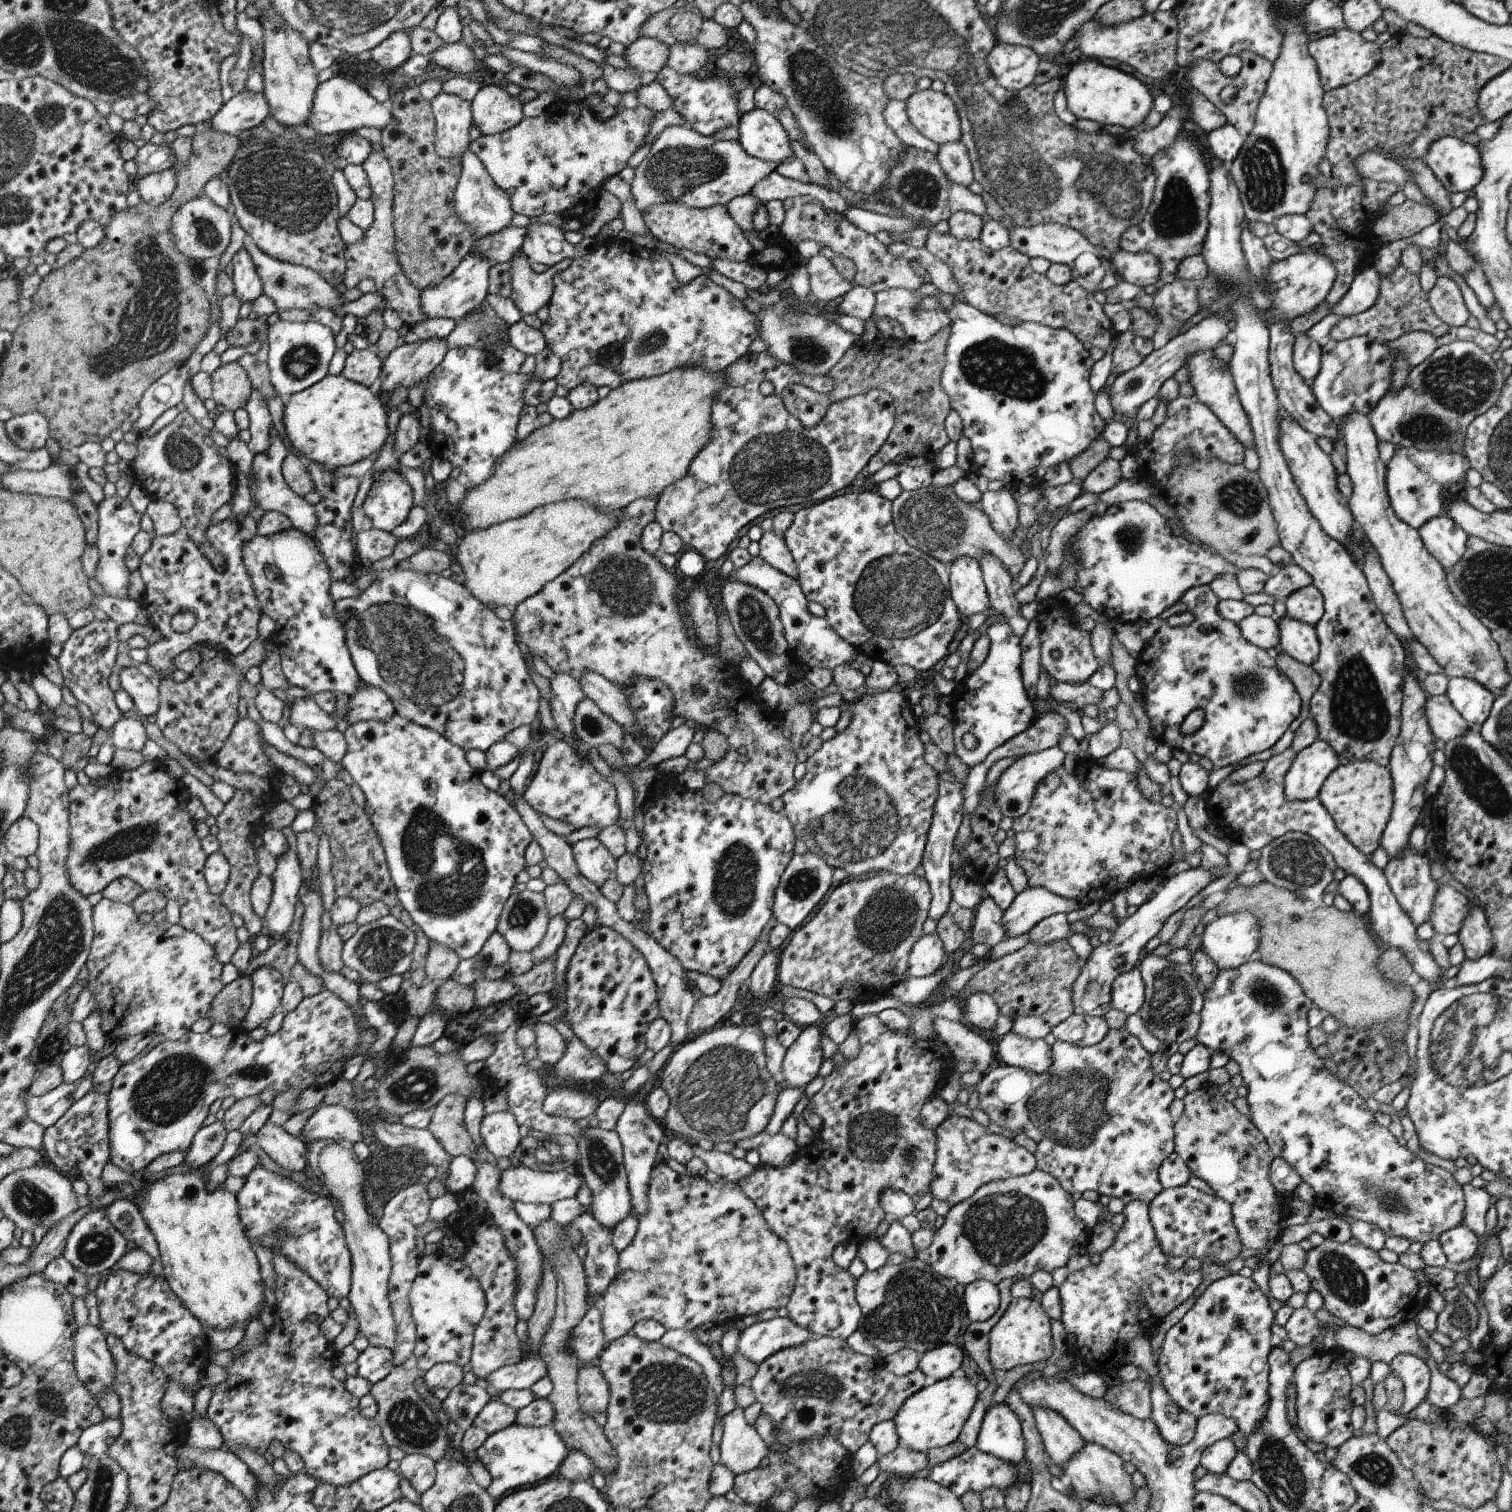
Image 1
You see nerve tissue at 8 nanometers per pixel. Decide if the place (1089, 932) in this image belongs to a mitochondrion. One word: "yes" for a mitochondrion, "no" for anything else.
no

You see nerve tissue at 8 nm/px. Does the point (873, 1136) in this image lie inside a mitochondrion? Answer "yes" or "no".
yes

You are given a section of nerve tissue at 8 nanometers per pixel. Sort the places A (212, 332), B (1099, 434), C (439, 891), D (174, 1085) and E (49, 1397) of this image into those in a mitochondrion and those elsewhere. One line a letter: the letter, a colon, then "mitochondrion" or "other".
A: other
B: other
C: mitochondrion
D: mitochondrion
E: mitochondrion

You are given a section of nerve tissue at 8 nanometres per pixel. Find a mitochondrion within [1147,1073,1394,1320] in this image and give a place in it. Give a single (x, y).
(1346, 1281)

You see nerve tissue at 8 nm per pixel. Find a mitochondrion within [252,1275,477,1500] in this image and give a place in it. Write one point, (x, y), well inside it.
(409, 1421)

